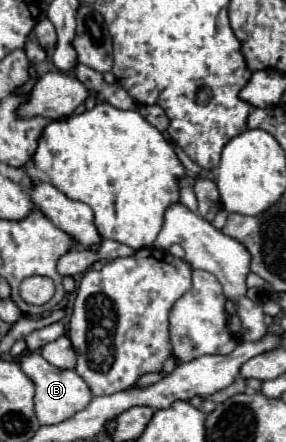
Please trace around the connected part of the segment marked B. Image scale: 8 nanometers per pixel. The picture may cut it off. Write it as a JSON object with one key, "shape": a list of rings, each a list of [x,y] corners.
{"shape":[[[39,352],[23,354],[19,364],[21,364],[21,370],[35,382],[35,412],[37,412],[37,418],[41,424],[51,426],[51,424],[65,422],[65,420],[73,418],[77,412],[81,412],[83,408],[87,408],[89,402],[93,400],[91,388],[75,370],[61,370],[61,368],[49,364]]]}

